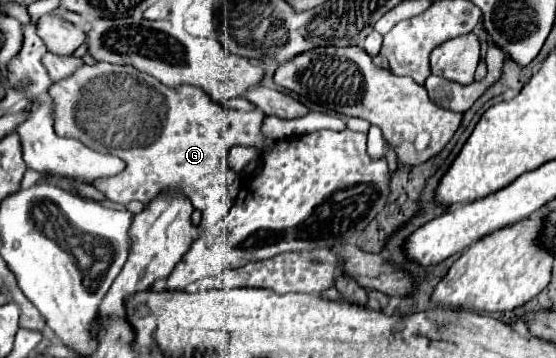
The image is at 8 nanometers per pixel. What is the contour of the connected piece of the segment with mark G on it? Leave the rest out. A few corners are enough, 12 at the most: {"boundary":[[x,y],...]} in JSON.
{"boundary":[[83,65],[47,95],[59,137],[117,155],[109,201],[179,189],[229,213],[235,145],[267,153],[261,111]]}

